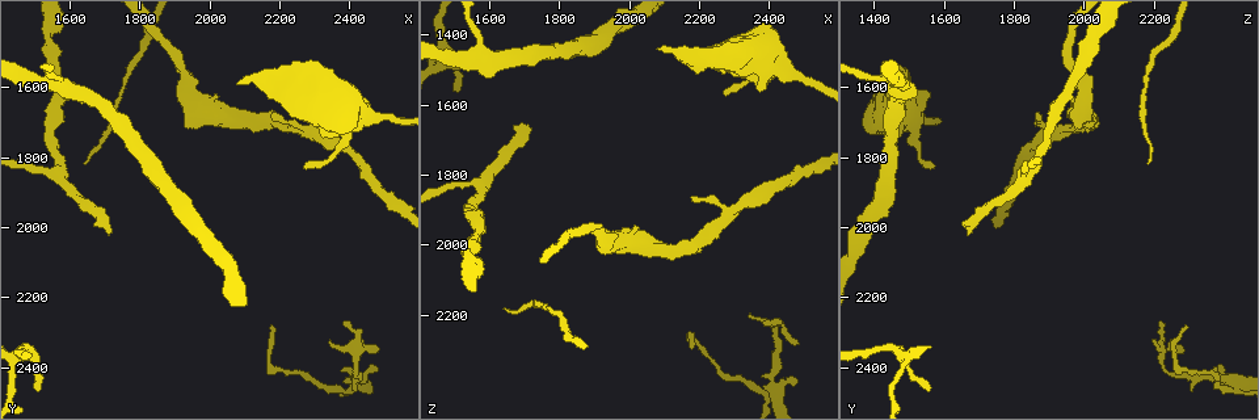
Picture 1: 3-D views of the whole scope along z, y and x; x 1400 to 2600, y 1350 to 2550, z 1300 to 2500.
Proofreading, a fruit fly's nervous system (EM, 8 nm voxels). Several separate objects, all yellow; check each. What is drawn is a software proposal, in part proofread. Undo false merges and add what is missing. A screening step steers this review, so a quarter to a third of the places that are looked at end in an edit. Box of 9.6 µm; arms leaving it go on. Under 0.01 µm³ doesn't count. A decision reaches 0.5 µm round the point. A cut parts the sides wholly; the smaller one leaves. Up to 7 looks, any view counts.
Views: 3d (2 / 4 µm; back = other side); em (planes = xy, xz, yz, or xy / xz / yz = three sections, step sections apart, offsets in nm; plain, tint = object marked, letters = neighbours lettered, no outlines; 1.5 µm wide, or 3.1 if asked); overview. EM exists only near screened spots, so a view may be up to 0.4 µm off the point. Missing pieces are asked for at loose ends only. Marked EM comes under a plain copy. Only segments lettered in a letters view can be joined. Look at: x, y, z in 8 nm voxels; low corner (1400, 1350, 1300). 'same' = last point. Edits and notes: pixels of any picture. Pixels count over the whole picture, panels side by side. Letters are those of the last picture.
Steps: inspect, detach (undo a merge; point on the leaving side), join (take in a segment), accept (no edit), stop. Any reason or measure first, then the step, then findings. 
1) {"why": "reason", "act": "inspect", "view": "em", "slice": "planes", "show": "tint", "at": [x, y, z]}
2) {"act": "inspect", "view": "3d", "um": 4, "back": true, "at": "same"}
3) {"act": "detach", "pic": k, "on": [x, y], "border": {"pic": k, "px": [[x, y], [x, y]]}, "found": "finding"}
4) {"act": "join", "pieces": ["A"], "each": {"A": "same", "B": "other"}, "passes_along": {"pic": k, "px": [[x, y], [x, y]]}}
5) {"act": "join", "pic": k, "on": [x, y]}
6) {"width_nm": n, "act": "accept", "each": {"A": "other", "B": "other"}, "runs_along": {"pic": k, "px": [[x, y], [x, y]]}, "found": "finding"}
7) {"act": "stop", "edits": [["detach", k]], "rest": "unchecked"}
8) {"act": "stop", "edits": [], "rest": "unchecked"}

{"why": "sudden change in width", "act": "inspect", "view": "3d", "um": 4, "at": [1930, 1560, 2000]}

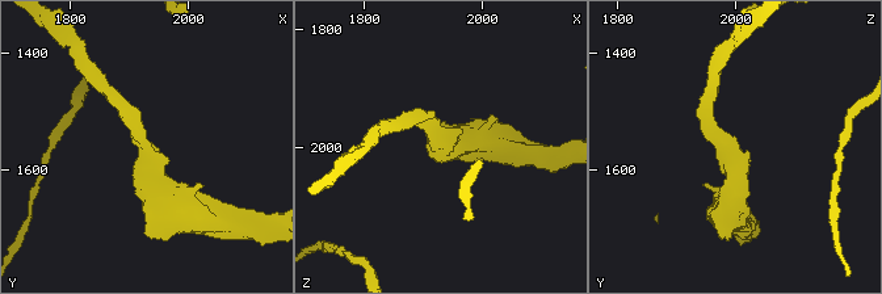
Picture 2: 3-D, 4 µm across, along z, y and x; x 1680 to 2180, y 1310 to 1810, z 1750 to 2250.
{"arm_widths_nm": [190, 420], "why": "shape alone is not enough", "act": "inspect", "view": "em", "slice": "xy", "step": 4, "show": "tint", "at": [1920, 1555, 1995]}

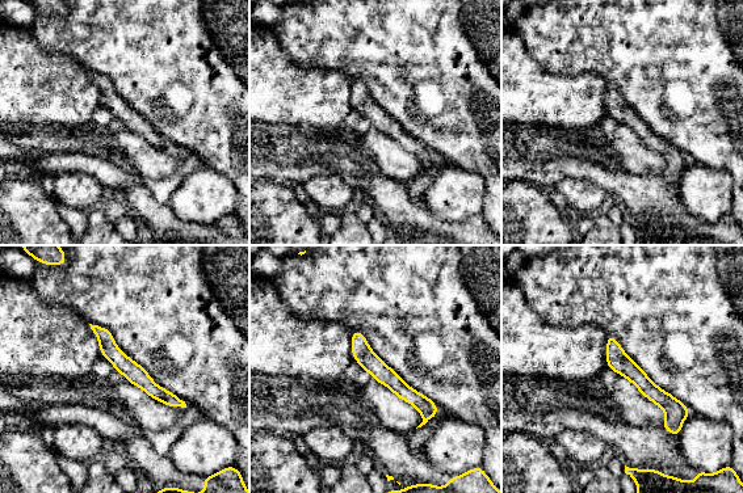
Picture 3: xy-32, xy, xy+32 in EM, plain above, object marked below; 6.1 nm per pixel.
{"why": "see the neighbours", "act": "inspect", "view": "em", "slice": "xy", "step": 4, "show": "letters", "at": "same"}

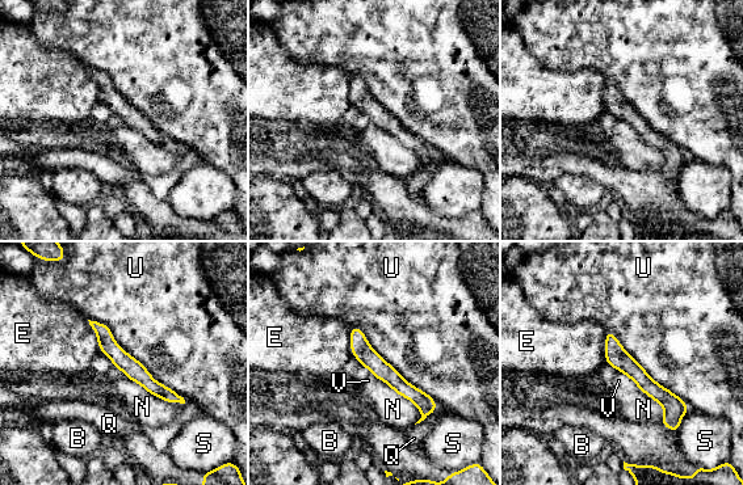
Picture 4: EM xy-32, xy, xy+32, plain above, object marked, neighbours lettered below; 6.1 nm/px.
{"width_nm": 130, "act": "accept", "each": {"B": "other", "E": "other", "N": "other", "Q": "other", "S": "other", "U": "other", "V": "other"}, "runs_along": {"pic": 4, "px": [[95, 325], [127, 365], [177, 399]]}, "found": "continuous, no second cell"}

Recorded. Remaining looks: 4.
{"act": "inspect", "view": "em", "slice": "planes", "show": "letters", "at": [2270, 1830, 1560]}

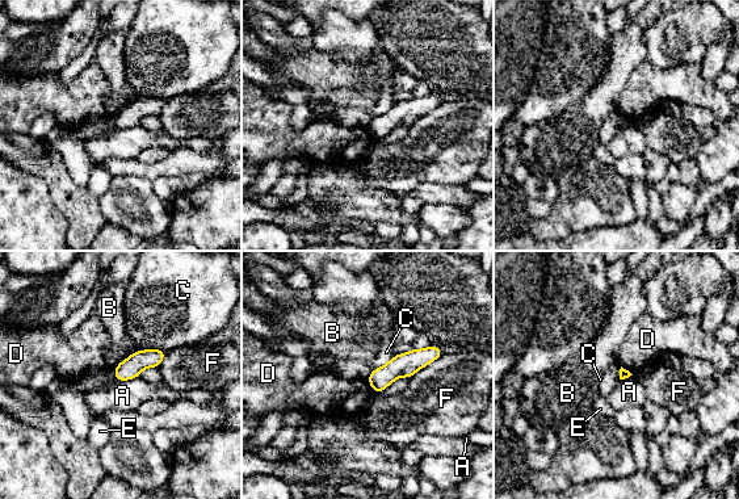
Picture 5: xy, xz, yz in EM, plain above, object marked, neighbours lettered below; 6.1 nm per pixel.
{"act": "accept", "each": {"A": "other", "B": "other", "C": "other", "D": "other", "E": "other", "F": "other"}, "runs_along": {"pic": 5, "px": [[437, 352], [372, 380]]}, "found": "none of them fits"}

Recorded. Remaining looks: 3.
{"why": "calibre changes", "act": "inspect", "view": "3d", "um": 4, "at": [2410, 2430, 2430]}

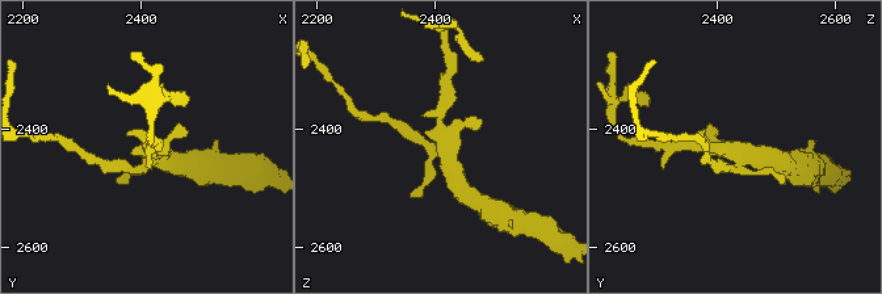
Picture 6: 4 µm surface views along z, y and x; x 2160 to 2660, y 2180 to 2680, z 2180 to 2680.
{"why": "now the EM", "act": "inspect", "view": "em", "slice": "xz", "step": 8, "show": "letters", "at": [2415, 2440, 2425]}

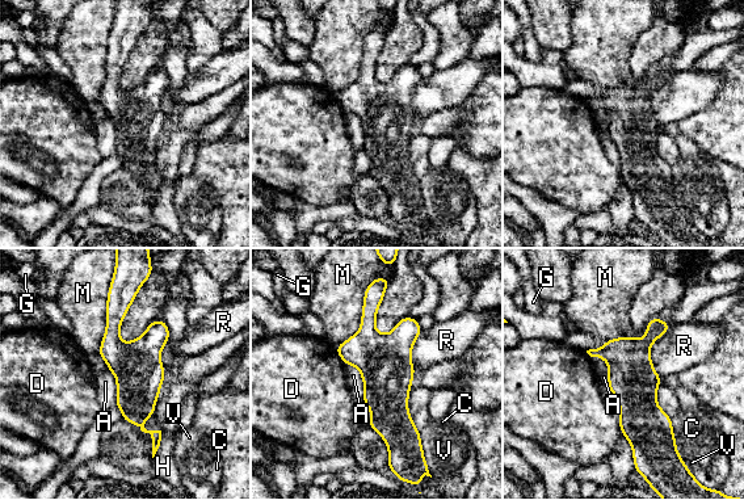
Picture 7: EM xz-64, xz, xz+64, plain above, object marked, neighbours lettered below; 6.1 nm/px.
{"longest_contact_nm": ["M", 460], "act": "accept", "each": {"A": "other", "C": "other", "D": "other", "G": "other", "H": "other", "M": "other", "R": "other", "V": "other"}, "runs_along": {"pic": 7, "px": [[372, 295], [395, 450]]}, "found": "one cell here"}

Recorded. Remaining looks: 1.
{"act": "stop", "edits": [], "rest": "unchecked"}

